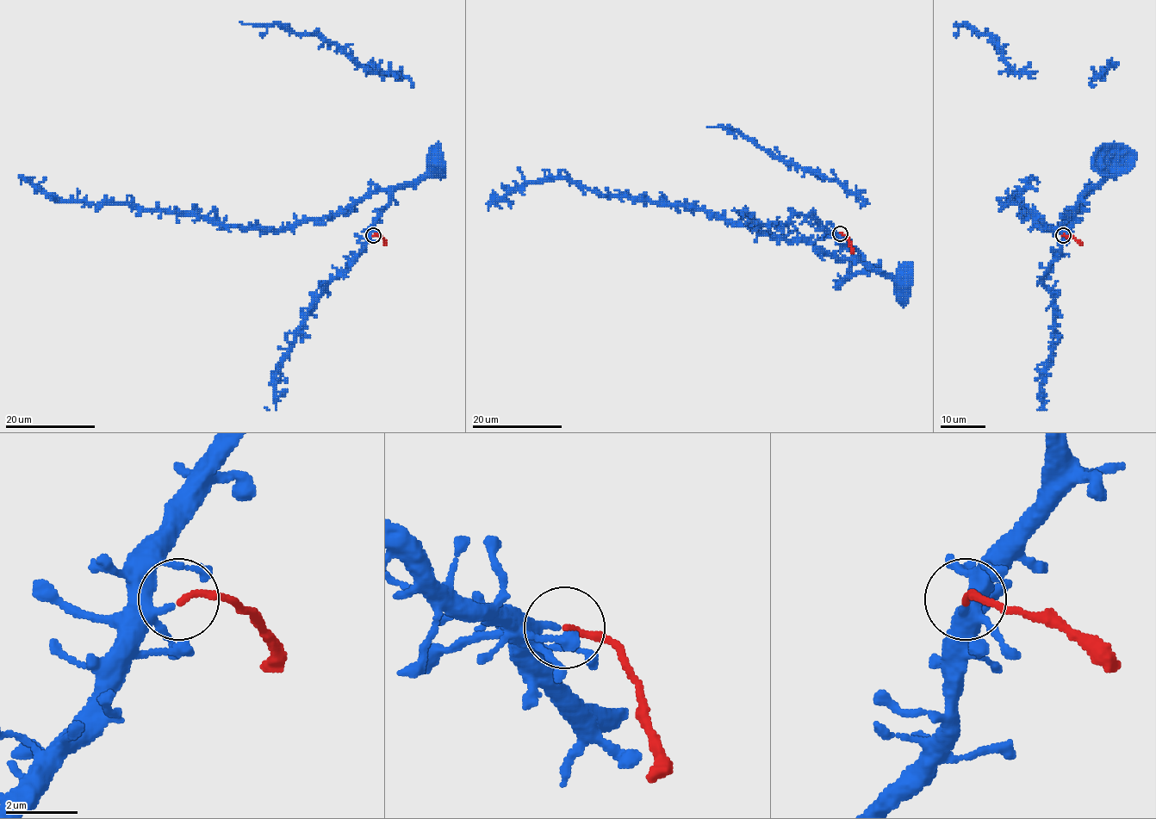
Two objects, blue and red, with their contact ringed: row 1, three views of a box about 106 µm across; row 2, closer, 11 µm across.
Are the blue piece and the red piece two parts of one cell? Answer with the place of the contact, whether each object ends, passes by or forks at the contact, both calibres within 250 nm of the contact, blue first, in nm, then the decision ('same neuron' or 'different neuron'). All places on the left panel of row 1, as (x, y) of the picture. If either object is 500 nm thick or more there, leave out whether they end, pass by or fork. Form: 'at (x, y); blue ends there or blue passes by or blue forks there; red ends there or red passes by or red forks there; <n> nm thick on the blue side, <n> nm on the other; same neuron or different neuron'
at (373, 235); blue passes by; red ends there; 240 nm thick on the blue side, 170 nm on the other; different neuron

